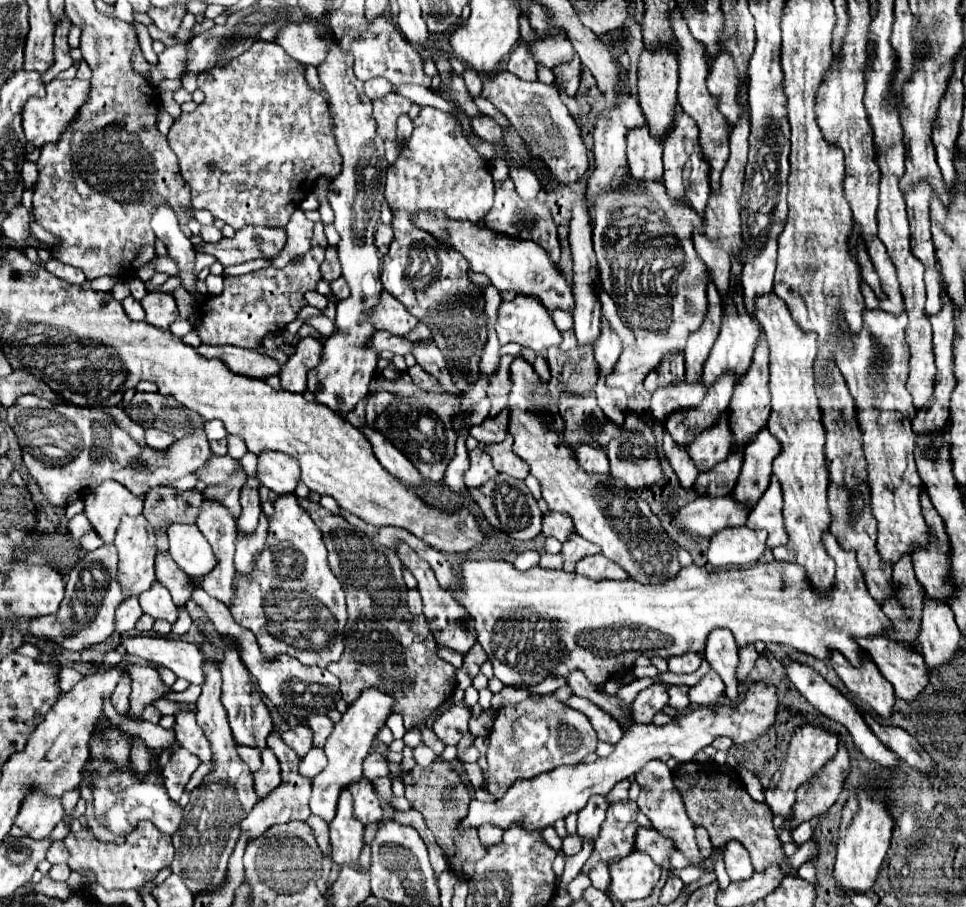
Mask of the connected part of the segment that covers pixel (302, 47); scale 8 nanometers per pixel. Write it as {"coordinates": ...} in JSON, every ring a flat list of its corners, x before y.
{"coordinates":[[308,20,302,22,286,22,274,38,274,44,282,46,286,54,290,54,300,64,318,66,328,52,330,38,318,36,316,26]]}

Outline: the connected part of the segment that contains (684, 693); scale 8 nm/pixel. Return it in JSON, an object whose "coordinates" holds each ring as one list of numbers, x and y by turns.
{"coordinates":[[686,685,670,686,670,706,678,708,678,711,683,711,684,708,688,708,688,704,690,704,688,691,689,687]]}

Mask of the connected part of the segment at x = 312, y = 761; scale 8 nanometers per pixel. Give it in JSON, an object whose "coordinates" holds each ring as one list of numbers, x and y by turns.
{"coordinates":[[312,748,312,750,306,754,306,758,300,762,298,772,300,772,304,778,314,778,324,766,326,766,326,754,324,754,324,750]]}

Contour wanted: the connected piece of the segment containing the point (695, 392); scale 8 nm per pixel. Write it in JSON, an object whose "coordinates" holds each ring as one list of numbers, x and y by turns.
{"coordinates":[[682,378,678,386,666,386,652,394,650,412,654,414,656,420,664,420,674,410,698,406,704,394,706,386,702,386,702,382,686,382,686,378]]}

